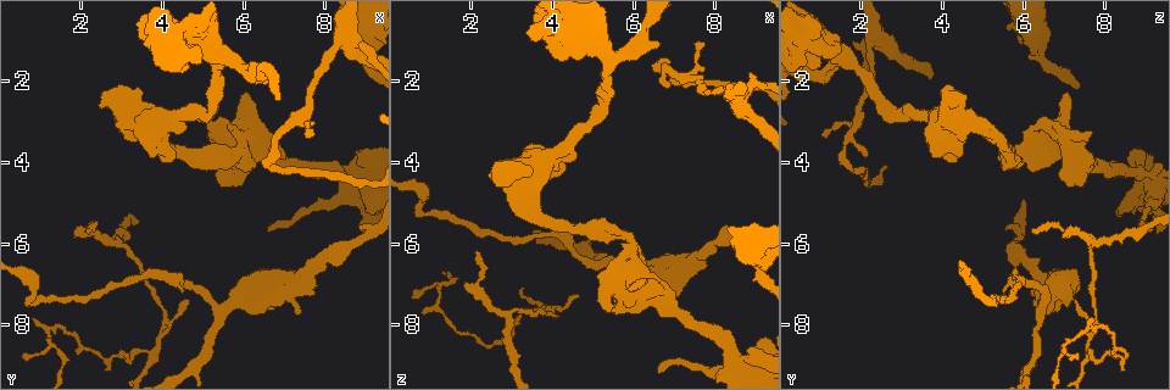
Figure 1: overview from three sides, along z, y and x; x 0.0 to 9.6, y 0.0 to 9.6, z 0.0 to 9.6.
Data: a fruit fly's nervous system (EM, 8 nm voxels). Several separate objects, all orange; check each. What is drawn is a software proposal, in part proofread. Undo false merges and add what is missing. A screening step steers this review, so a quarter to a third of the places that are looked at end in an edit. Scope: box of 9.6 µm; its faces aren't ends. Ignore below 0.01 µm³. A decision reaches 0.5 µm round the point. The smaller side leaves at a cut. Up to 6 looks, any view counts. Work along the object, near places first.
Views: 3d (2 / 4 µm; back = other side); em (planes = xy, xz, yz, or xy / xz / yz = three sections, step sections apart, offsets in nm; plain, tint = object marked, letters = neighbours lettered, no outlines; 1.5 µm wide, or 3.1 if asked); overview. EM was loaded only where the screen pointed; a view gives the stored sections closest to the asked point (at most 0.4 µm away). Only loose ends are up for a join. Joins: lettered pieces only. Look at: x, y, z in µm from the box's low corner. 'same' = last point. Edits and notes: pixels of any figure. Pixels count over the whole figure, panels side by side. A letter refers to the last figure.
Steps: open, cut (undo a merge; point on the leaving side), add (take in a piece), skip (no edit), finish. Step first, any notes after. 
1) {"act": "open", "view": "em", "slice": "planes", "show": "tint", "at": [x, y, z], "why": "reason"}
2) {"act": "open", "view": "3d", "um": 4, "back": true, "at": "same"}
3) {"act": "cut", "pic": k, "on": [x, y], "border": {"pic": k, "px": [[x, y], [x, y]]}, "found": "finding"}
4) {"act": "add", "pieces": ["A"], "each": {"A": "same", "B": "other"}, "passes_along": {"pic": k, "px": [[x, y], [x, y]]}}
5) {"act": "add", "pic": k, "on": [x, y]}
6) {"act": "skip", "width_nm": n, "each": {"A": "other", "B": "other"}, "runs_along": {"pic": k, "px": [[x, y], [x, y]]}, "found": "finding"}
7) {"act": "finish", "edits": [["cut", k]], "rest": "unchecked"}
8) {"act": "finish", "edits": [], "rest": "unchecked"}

{"act": "open", "view": "3d", "um": 2, "at": [6.60, 5.70, 9.10], "why": "thin end"}

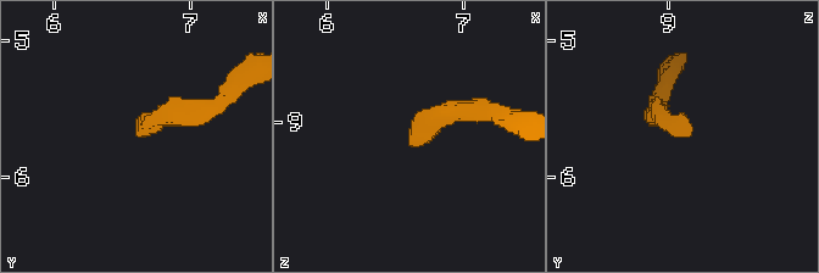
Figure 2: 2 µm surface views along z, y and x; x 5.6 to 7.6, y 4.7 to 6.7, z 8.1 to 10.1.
{"act": "open", "view": "em", "slice": "xy", "step": 4, "show": "tint", "at": [6.60, 5.70, 9.16], "why": "shape alone is not enough"}

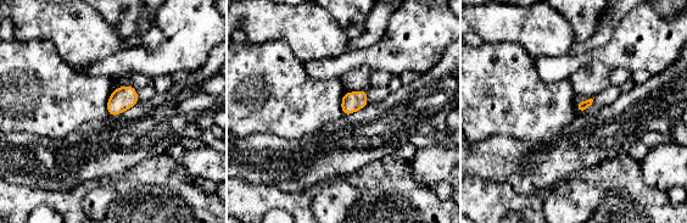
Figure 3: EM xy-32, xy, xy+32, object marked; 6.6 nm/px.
{"act": "open", "view": "em", "slice": "planes", "show": "letters", "at": "same", "why": "cut it another way"}

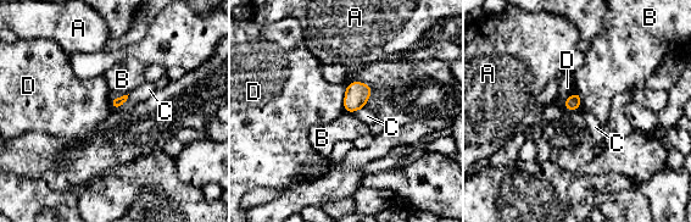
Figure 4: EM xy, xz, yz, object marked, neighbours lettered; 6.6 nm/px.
{"act": "skip", "each": {"A": "other", "B": "other", "C": "other", "D": "other"}, "border": {"pic": 4, "px": [[129, 94], [120, 106], [112, 109]]}, "found": "no lettered piece goes on from it"}

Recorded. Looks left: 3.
{"act": "open", "view": "3d", "um": 2, "at": [2.75, 5.95, 7.70], "why": "three-way junction"}

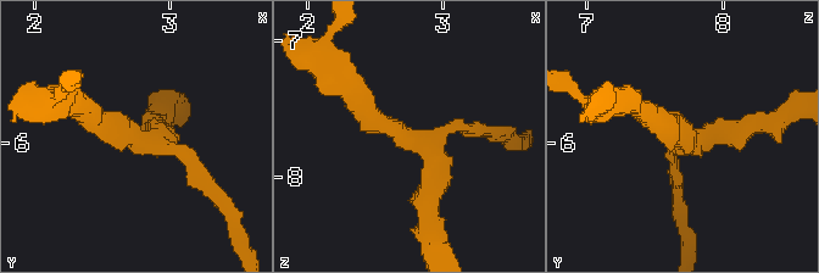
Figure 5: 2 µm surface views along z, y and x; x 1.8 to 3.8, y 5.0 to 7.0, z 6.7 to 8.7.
{"act": "open", "view": "em", "slice": "planes", "show": "letters", "at": [2.80, 5.96, 7.76]}

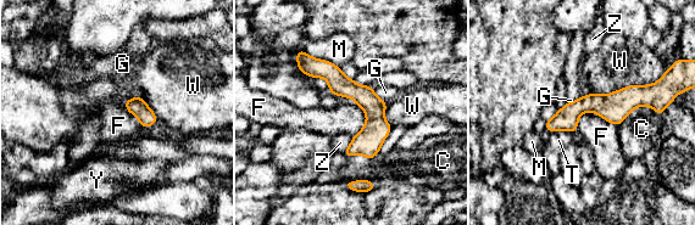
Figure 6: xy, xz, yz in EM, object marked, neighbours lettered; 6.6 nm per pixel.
{"act": "skip", "width_nm": 90, "each": {"C": "other", "F": "other", "G": "other", "M": "other", "T": "other", "W": "other", "Y": "other", "Z": "other"}, "runs_along": {"pic": 6, "px": [[300, 54], [372, 108], [371, 155]]}, "found": "one neuron here"}

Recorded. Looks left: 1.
{"act": "finish", "edits": [], "rest": "unchecked"}

